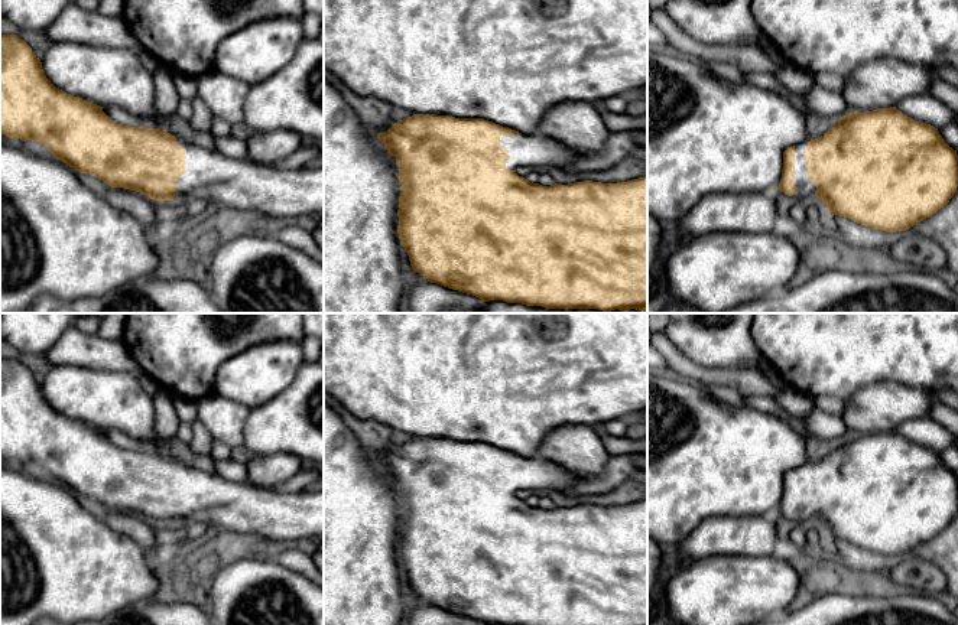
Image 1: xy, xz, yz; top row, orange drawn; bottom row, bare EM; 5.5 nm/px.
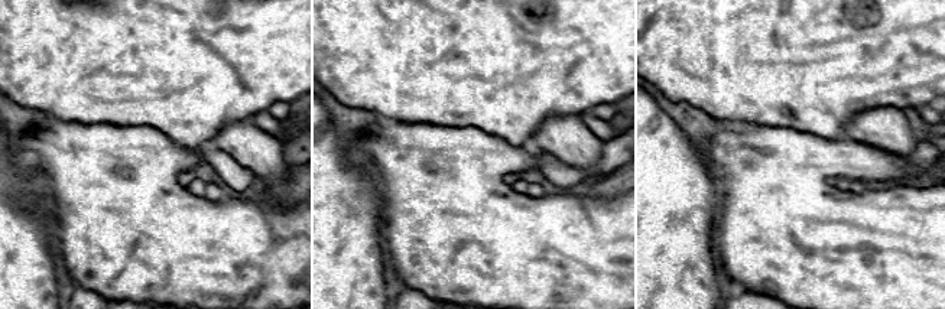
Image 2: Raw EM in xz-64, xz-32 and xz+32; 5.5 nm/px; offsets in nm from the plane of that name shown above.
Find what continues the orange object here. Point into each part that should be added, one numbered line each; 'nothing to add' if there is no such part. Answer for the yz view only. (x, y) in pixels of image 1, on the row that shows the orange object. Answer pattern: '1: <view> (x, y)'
1: yz (805, 189)

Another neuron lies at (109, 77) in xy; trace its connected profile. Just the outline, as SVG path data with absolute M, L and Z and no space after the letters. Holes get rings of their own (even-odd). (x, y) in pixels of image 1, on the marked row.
M59 42L40 62L46 78L66 94L100 107L118 107L137 117L150 117L165 130L166 120L155 108L153 77L134 52Z

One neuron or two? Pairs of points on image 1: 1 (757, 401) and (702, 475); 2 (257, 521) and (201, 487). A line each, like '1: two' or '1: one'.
1: two
2: one

